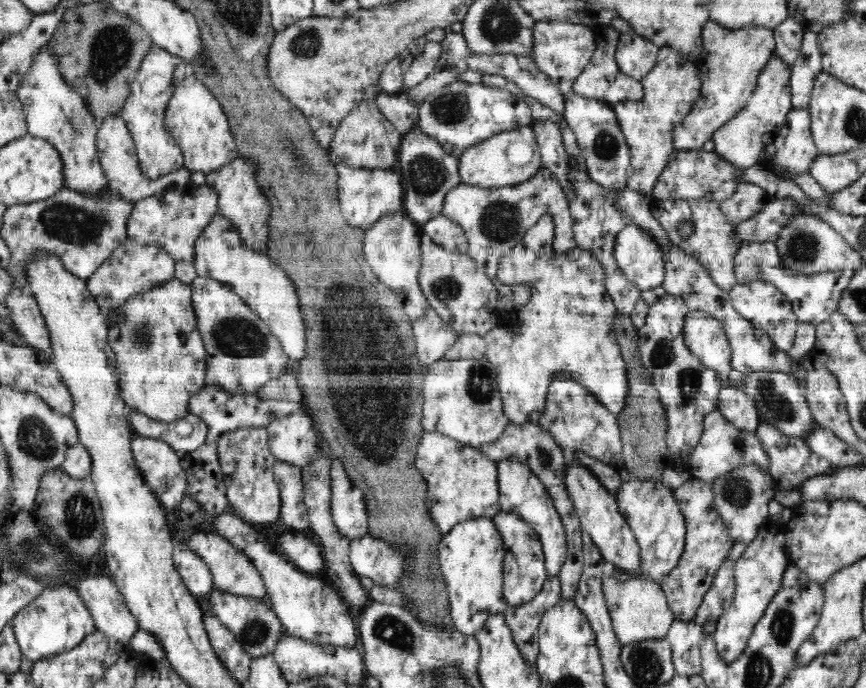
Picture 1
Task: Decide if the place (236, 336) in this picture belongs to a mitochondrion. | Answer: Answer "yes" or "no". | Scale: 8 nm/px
yes

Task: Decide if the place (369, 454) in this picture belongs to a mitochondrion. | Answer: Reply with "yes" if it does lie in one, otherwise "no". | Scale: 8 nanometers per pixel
yes

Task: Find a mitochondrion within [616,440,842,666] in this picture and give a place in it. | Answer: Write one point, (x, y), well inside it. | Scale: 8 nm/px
(782, 627)

